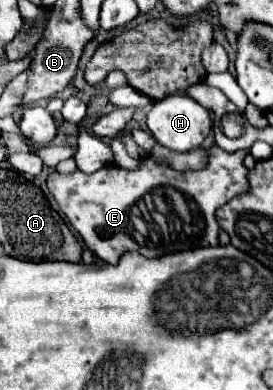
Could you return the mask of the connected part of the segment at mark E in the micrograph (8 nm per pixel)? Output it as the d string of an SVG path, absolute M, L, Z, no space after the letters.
M213 142L207 154L209 160L203 170L179 172L147 154L139 158L137 170L109 164L93 174L79 170L73 174L51 172L47 176L47 188L87 248L109 264L117 264L121 254L129 250L157 258L177 250L219 246L215 210L231 198L249 192L247 168L243 164L249 150L225 152Z

